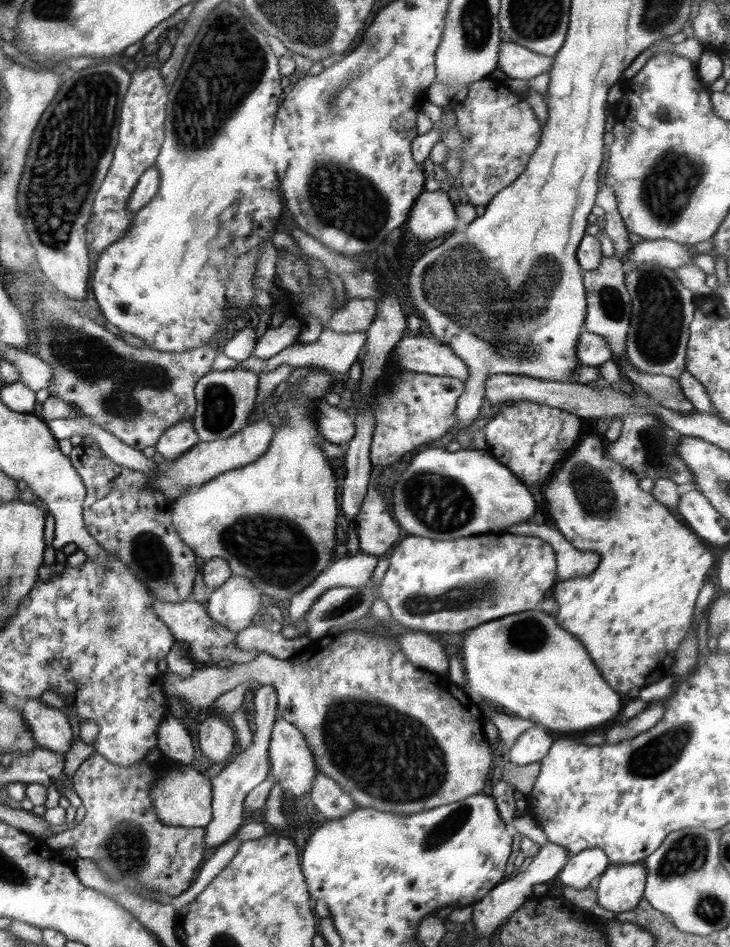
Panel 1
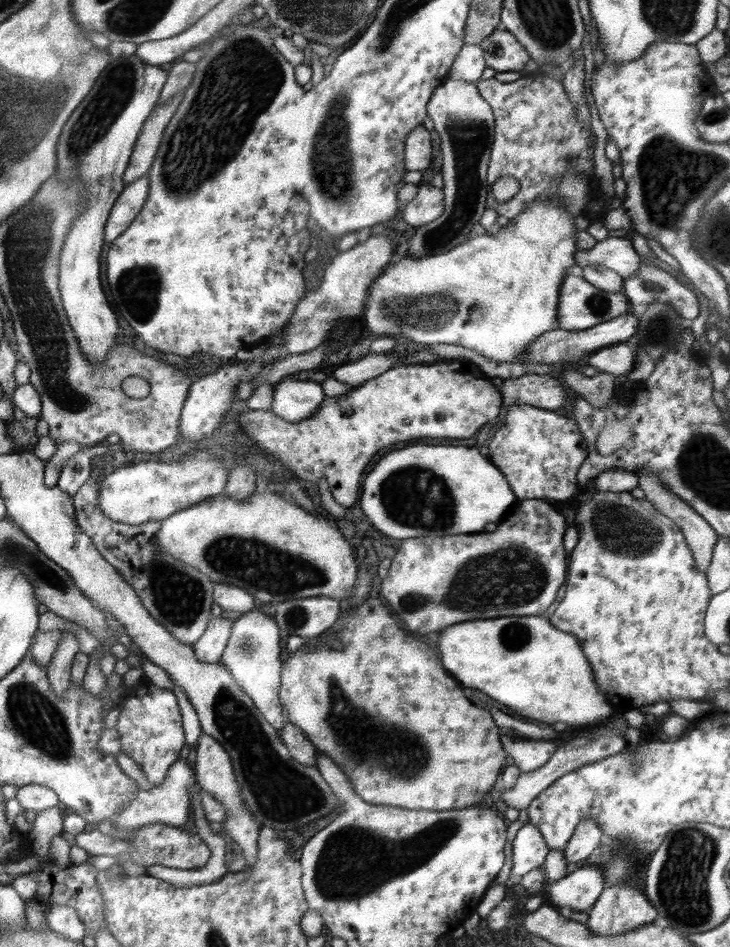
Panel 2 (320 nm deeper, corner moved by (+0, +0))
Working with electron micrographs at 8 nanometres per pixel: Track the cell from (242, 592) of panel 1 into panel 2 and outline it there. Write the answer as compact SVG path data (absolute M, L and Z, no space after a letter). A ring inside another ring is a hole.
M211 615L204 634L192 646L195 657L202 662L218 663L229 641L233 622L223 615Z

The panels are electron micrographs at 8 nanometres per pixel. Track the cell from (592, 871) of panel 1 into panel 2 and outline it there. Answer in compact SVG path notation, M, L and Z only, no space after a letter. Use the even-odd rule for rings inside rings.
M586 863L550 885L549 904L558 909L568 906L578 912L587 912L603 891L605 879L600 865Z

